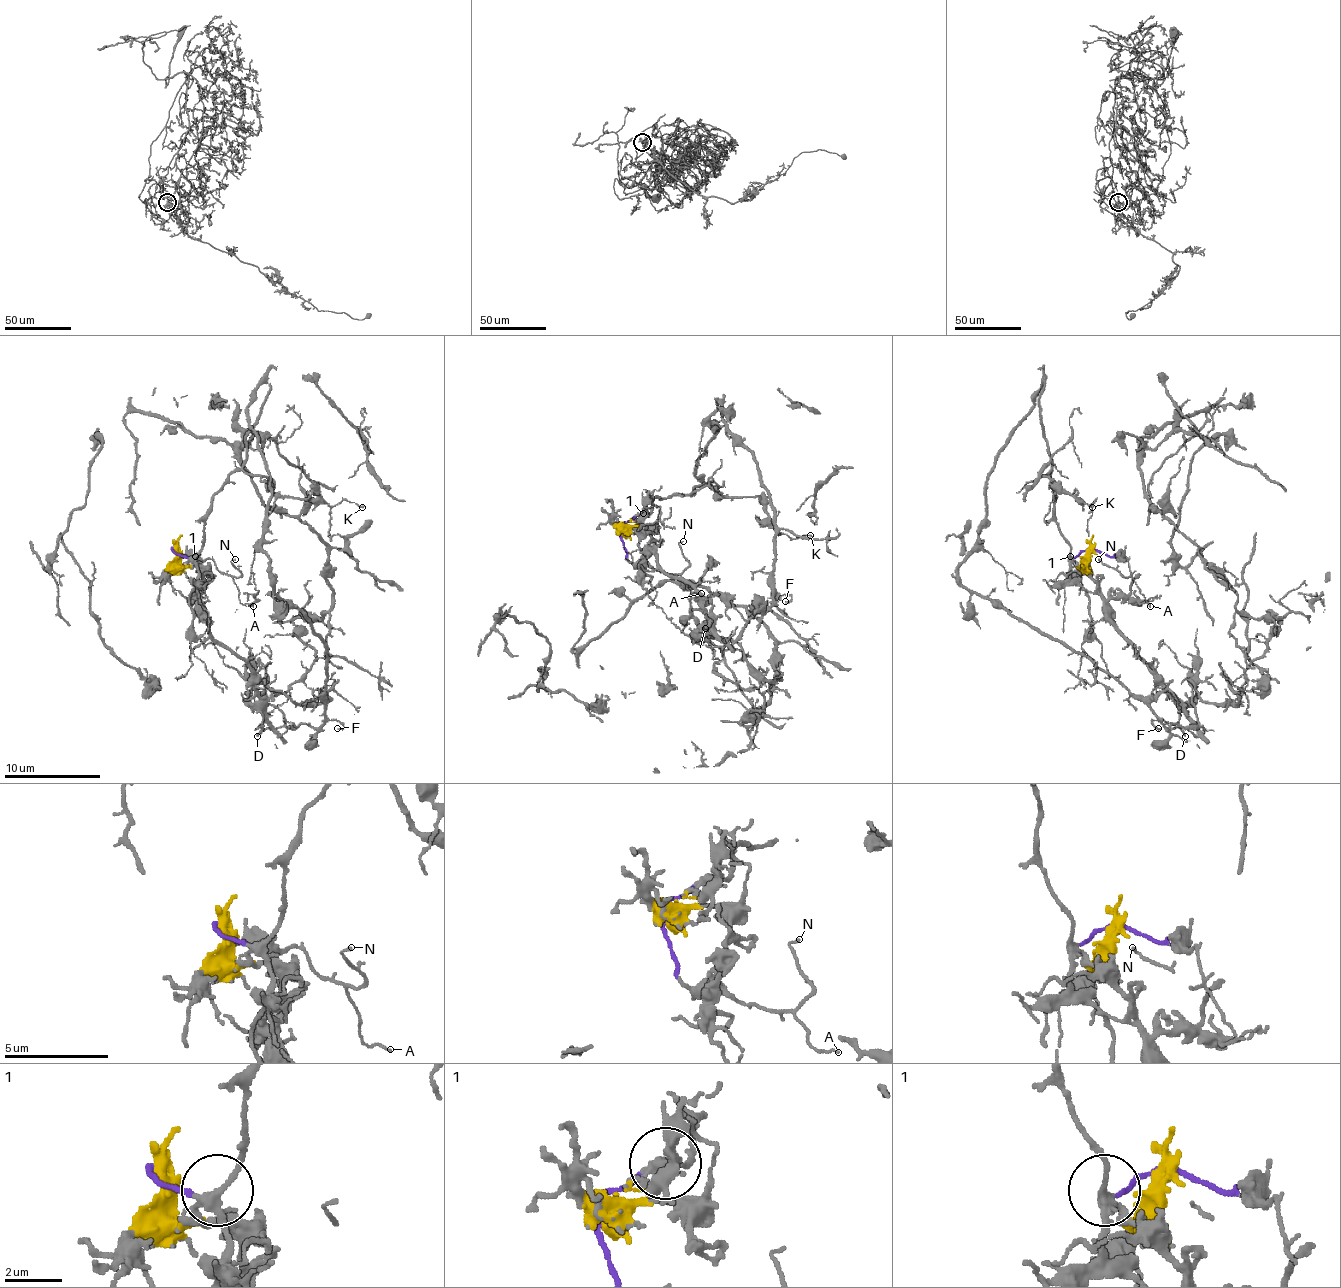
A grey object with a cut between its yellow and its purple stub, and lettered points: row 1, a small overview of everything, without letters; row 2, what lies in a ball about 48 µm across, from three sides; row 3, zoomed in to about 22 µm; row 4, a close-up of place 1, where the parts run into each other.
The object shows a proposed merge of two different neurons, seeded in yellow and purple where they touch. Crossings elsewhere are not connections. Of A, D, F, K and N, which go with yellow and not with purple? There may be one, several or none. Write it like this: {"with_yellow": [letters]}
{"with_yellow": ["D"]}

